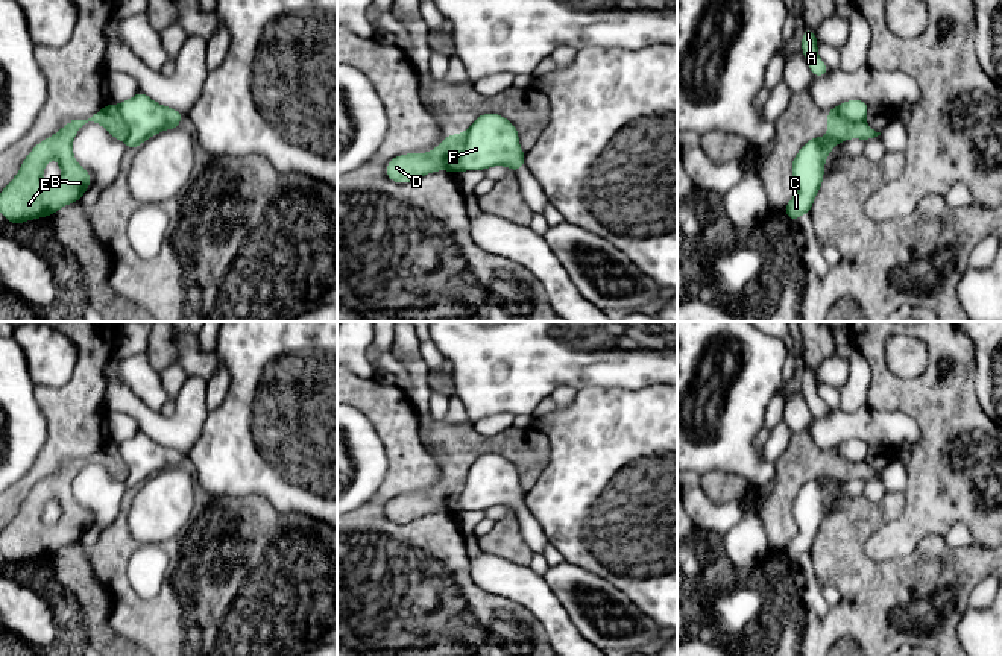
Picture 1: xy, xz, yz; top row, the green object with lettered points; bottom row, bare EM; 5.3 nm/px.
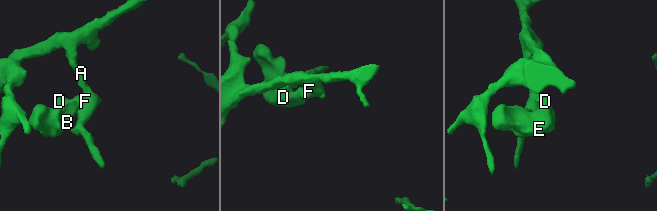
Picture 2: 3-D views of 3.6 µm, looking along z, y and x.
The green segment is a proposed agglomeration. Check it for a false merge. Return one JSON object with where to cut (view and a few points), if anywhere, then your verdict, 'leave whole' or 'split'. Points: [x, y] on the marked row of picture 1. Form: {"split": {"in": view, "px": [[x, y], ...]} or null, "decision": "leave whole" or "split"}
{"split": {"in": "yz", "px": [[864, 120], [838, 120], [832, 128]]}, "decision": "split"}

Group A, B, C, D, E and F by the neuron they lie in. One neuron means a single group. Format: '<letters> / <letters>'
A C F / B D E

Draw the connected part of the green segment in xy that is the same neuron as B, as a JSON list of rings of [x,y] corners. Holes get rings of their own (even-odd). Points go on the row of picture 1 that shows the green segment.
[[[106,103],[88,120],[71,120],[55,135],[41,140],[24,158],[18,173],[0,193],[0,213],[5,220],[23,225],[26,220],[50,217],[62,207],[80,202],[91,187],[91,173],[73,155],[73,140],[79,129],[94,121],[115,140],[126,138],[126,125],[115,105]],[[55,158],[61,178],[55,185],[43,182],[46,164]]]

